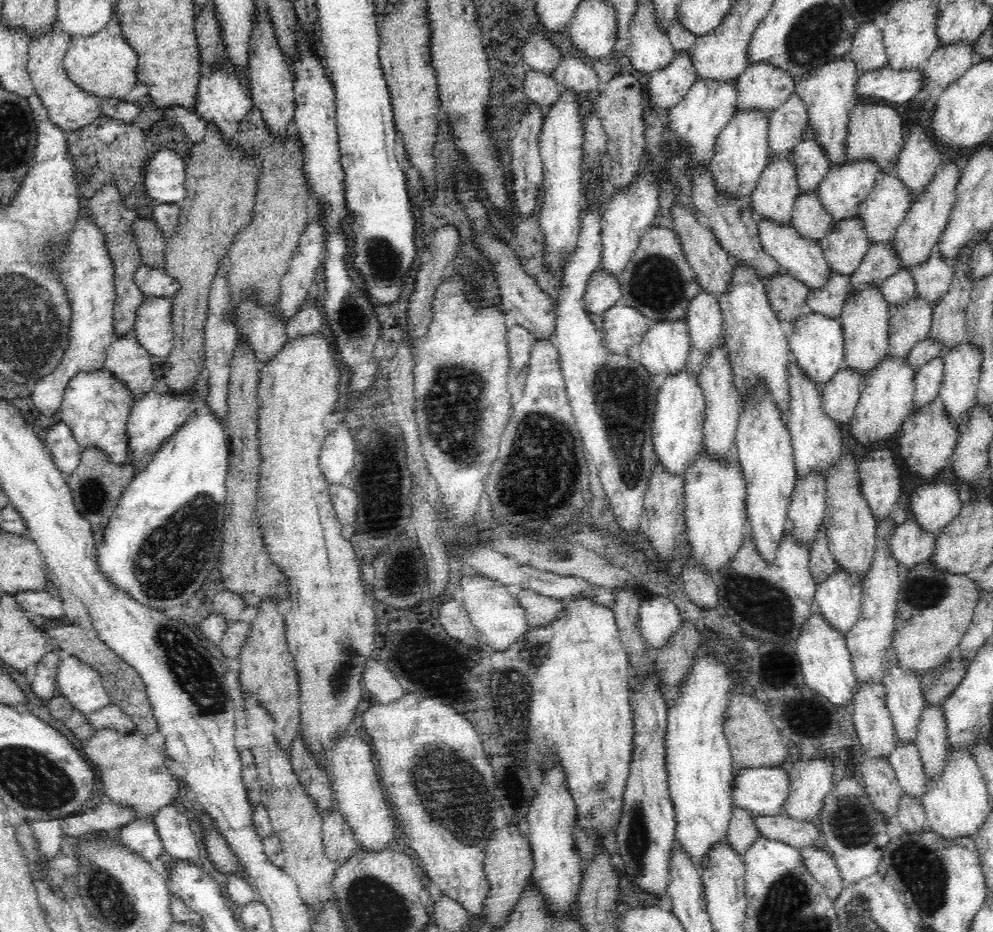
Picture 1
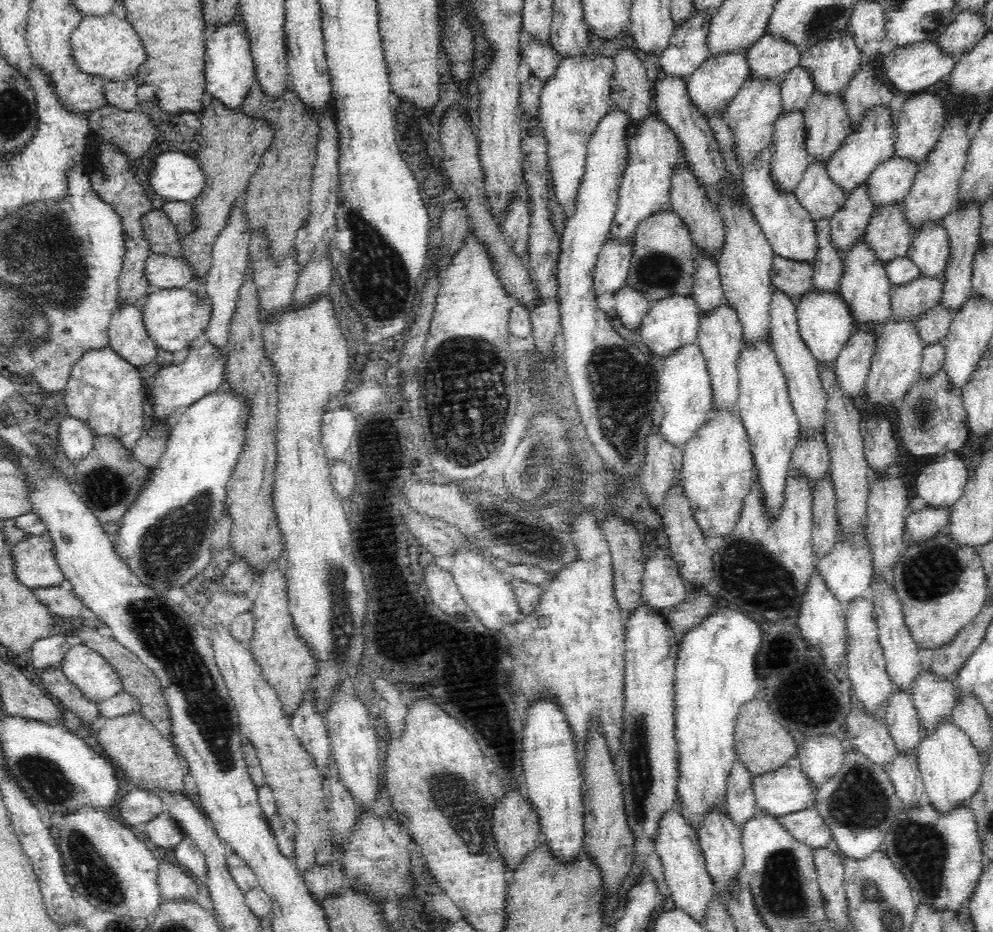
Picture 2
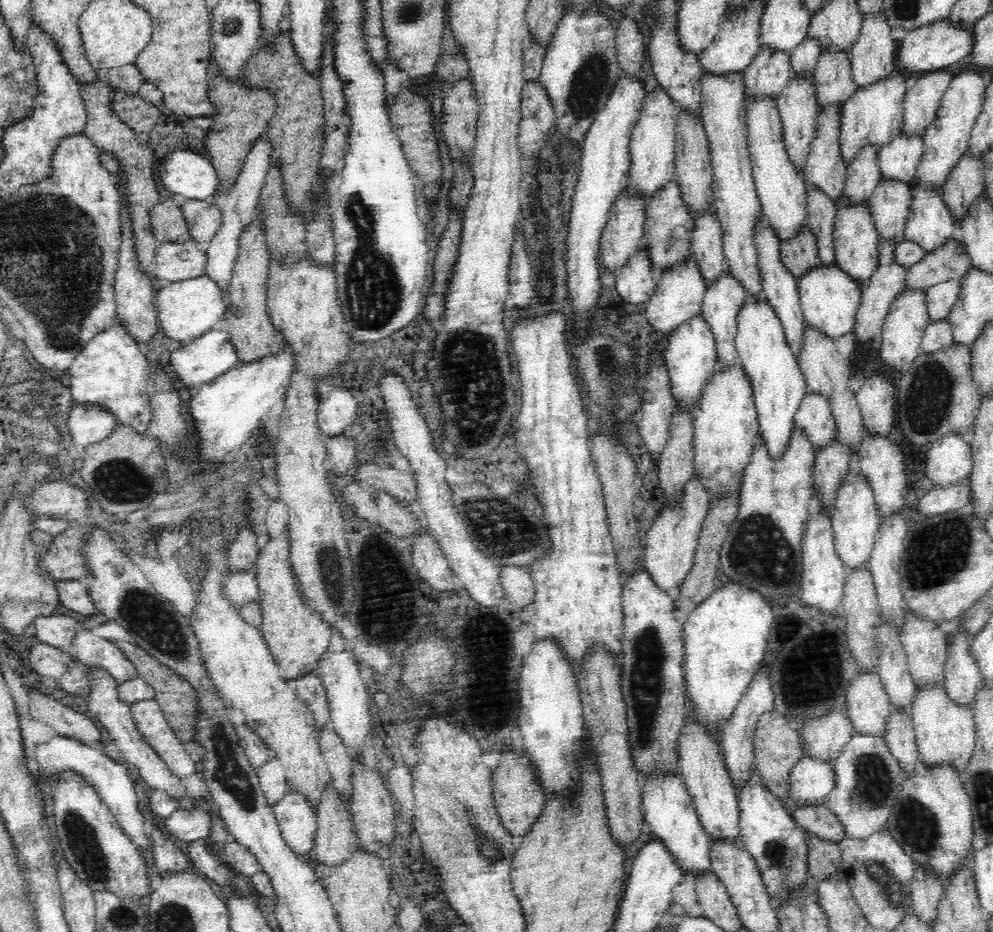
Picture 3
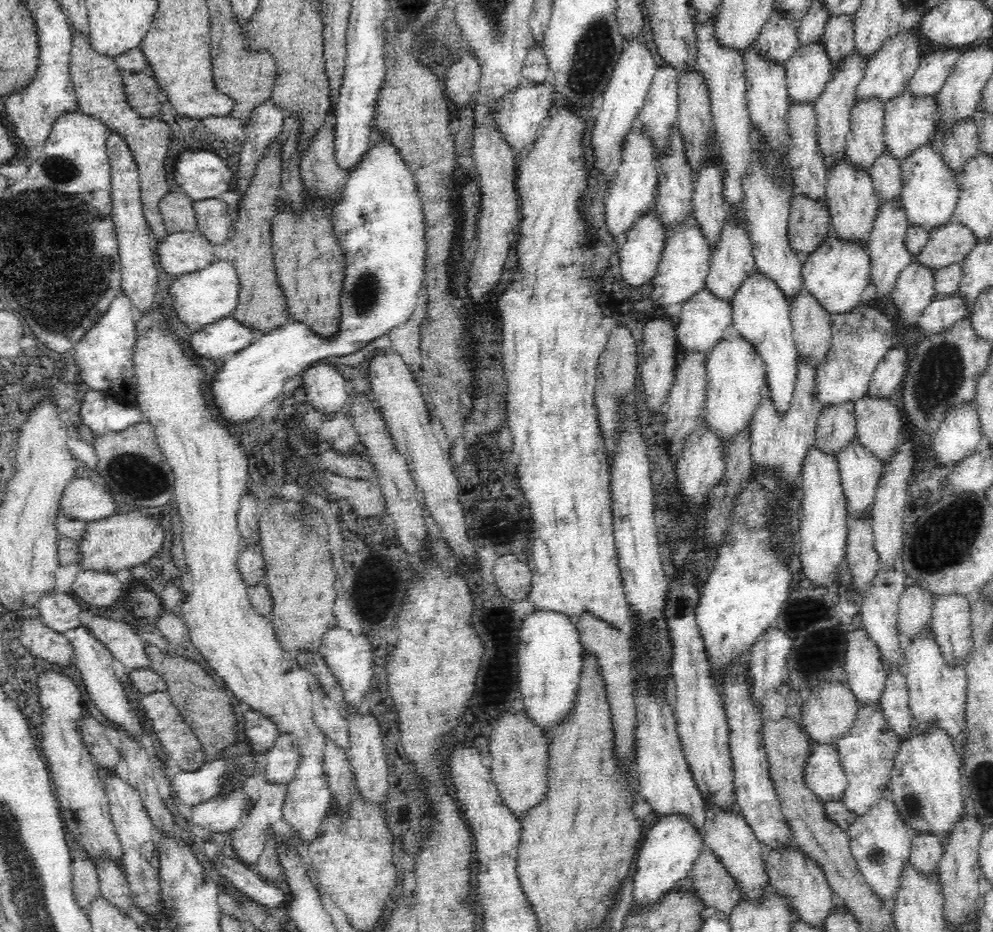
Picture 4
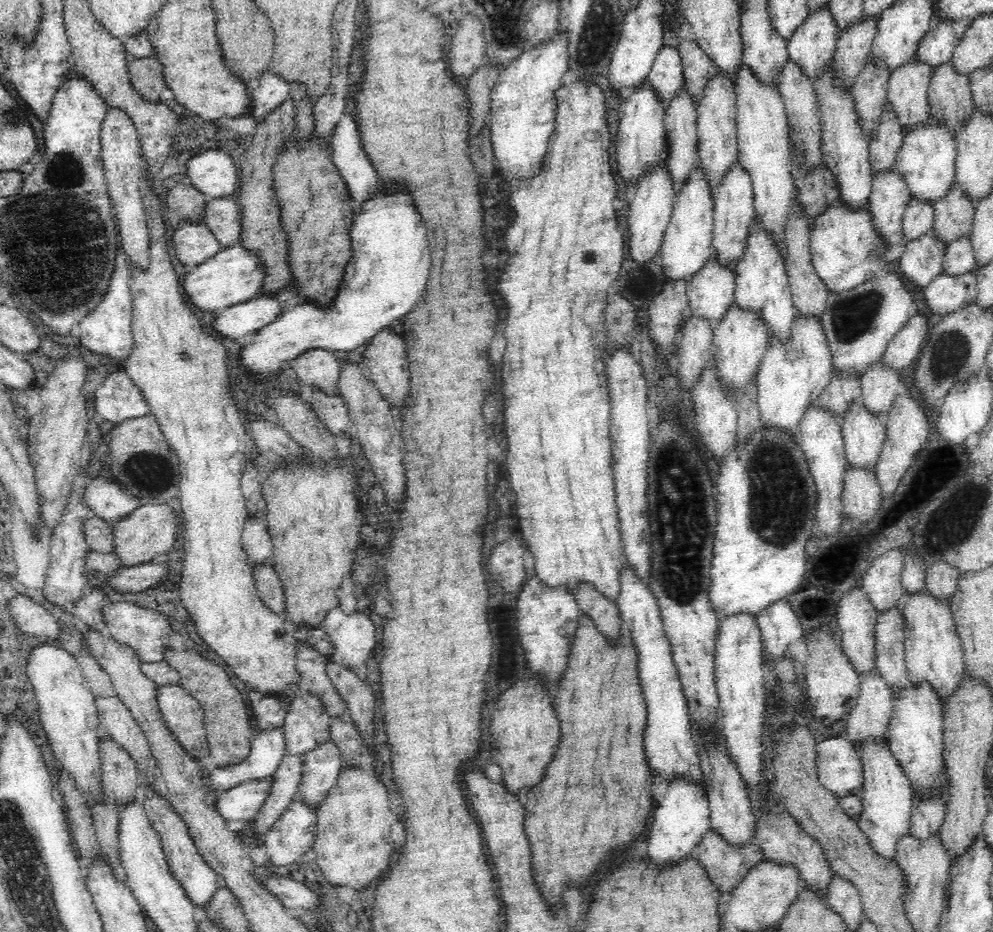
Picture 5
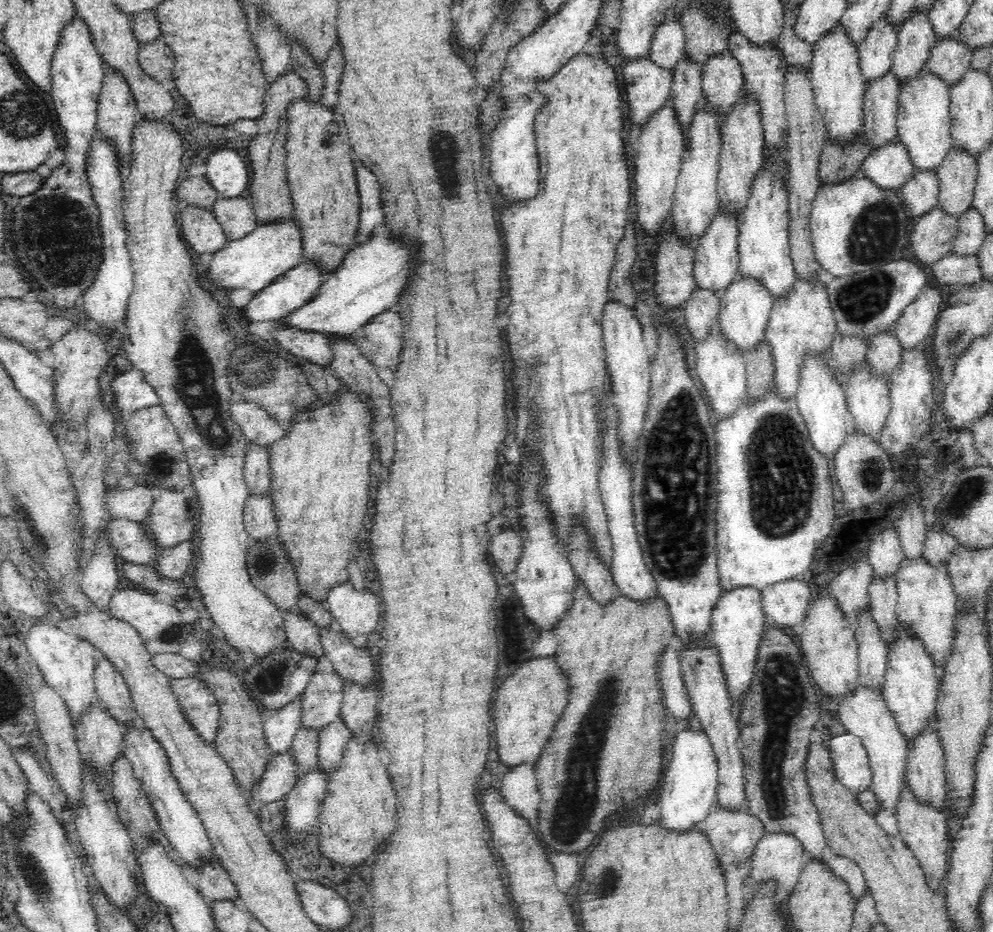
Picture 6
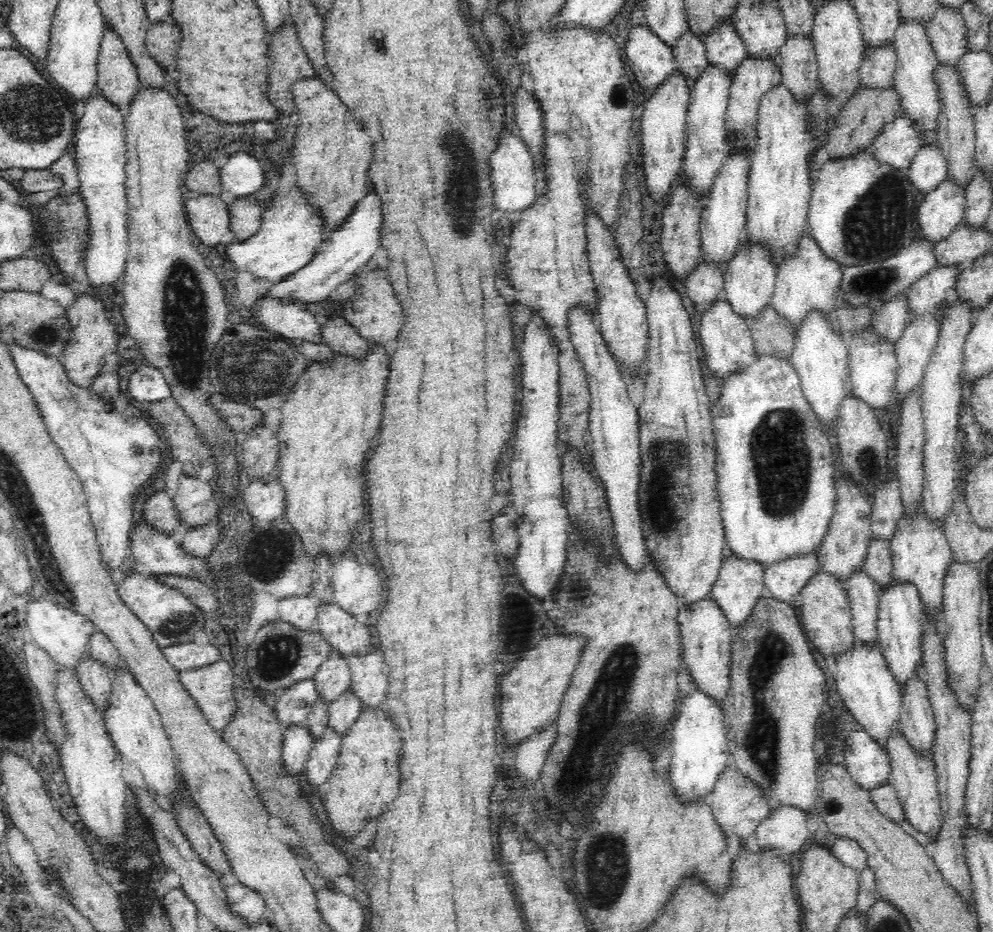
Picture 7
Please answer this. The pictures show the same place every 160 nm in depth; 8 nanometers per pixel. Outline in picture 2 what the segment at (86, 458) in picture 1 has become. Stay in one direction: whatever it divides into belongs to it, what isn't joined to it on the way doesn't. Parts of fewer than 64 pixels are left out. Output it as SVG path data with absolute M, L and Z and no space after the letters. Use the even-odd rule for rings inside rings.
M115 434L97 436L94 447L76 463L75 493L98 517L100 522L120 521L128 508L138 500L144 484L149 482L152 468L141 464Z

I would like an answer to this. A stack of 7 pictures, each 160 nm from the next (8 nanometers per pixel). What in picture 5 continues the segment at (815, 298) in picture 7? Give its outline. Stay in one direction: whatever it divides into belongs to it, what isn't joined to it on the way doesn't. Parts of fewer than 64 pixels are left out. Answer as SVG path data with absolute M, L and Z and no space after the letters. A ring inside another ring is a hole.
M802 311L796 313L785 339L770 335L756 372L762 425L777 426L796 434L804 410L812 401L818 400L825 384L828 384L832 369L832 349L822 316Z

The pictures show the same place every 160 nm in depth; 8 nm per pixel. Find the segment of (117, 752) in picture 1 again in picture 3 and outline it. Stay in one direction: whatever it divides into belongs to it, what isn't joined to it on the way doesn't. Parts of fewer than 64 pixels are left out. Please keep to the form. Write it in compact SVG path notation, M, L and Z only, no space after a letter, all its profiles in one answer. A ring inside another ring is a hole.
M153 697L140 700L132 705L132 717L144 739L156 754L160 755L174 776L184 779L196 774L196 763L190 758L190 752L184 748L182 739L176 736L174 729L164 717L160 703Z

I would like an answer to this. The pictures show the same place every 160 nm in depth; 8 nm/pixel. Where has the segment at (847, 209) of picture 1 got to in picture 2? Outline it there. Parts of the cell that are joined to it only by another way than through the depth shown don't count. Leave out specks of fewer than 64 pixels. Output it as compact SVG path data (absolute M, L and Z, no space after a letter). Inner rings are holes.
M888 103L872 105L863 112L859 121L849 131L849 135L841 142L828 158L826 169L838 185L844 187L848 194L858 183L865 181L880 161L886 160L895 153L894 114Z

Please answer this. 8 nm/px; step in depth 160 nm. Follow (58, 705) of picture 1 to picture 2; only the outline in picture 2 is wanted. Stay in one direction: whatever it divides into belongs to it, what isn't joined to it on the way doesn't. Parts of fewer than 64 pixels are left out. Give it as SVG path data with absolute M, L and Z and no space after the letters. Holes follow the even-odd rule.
M61 665L43 668L40 676L50 696L62 703L64 708L78 716L84 724L98 723L99 702L87 698L84 691L80 691L80 687L64 675Z

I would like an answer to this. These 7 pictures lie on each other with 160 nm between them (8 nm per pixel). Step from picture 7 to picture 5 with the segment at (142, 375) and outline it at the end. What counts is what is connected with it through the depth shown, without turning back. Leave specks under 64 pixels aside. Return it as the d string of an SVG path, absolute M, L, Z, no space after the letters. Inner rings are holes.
M124 368L109 374L95 390L94 398L96 413L114 426L124 420L147 416L151 412L144 391Z

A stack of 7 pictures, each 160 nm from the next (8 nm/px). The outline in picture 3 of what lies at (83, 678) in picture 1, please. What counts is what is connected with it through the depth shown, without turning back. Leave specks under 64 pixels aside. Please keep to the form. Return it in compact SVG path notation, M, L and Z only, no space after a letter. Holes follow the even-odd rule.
M86 625L78 631L68 652L72 653L74 660L84 665L85 670L96 665L106 667L118 684L123 680L138 677L138 668L120 649L120 645L116 641L96 636L92 632L92 626Z

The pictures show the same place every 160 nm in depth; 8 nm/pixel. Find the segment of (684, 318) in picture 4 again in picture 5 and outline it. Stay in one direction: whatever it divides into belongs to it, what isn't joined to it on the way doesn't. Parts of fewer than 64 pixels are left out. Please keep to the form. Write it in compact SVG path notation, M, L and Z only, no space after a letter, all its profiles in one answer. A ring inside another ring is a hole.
M714 254L702 265L687 281L687 295L690 301L690 313L702 315L714 323L725 313L725 310L734 304L736 273L732 267L722 264Z

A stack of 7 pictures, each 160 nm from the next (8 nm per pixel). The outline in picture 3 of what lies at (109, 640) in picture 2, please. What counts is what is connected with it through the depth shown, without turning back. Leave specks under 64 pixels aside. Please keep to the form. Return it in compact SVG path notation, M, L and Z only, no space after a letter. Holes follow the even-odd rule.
M125 641L116 643L120 645L120 649L126 653L128 659L138 668L138 677L144 677L148 686L154 687L154 698L160 703L160 707L164 711L164 717L168 719L168 723L174 729L176 736L180 737L184 742L194 742L196 734L198 734L198 720L202 718L201 698L199 698L196 687L192 686L192 683L188 679L184 679L180 673L176 673L174 669L168 668L162 661L150 655L140 645Z

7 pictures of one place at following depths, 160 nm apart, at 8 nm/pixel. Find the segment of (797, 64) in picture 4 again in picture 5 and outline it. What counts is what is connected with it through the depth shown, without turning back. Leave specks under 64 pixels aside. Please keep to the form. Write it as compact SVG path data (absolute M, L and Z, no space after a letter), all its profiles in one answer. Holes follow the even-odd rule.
M829 3L812 9L789 36L789 58L803 66L814 80L833 61L839 30Z

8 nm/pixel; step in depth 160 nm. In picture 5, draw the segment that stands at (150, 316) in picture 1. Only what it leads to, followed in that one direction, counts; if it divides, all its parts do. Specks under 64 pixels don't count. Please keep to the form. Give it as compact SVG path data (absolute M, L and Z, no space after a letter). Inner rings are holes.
M237 242L224 250L208 257L203 263L186 273L183 287L190 295L190 301L202 312L218 314L222 308L250 300L264 288L264 278L268 276L264 259L260 251L246 247L244 243Z

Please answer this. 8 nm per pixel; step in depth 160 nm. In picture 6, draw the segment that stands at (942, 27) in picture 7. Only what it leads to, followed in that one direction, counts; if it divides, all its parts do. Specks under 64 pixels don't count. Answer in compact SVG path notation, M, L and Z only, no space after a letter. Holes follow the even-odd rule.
M955 31L945 37L939 36L934 41L926 66L930 71L938 73L949 85L962 78L962 74L971 68L972 54L970 45L958 39Z

